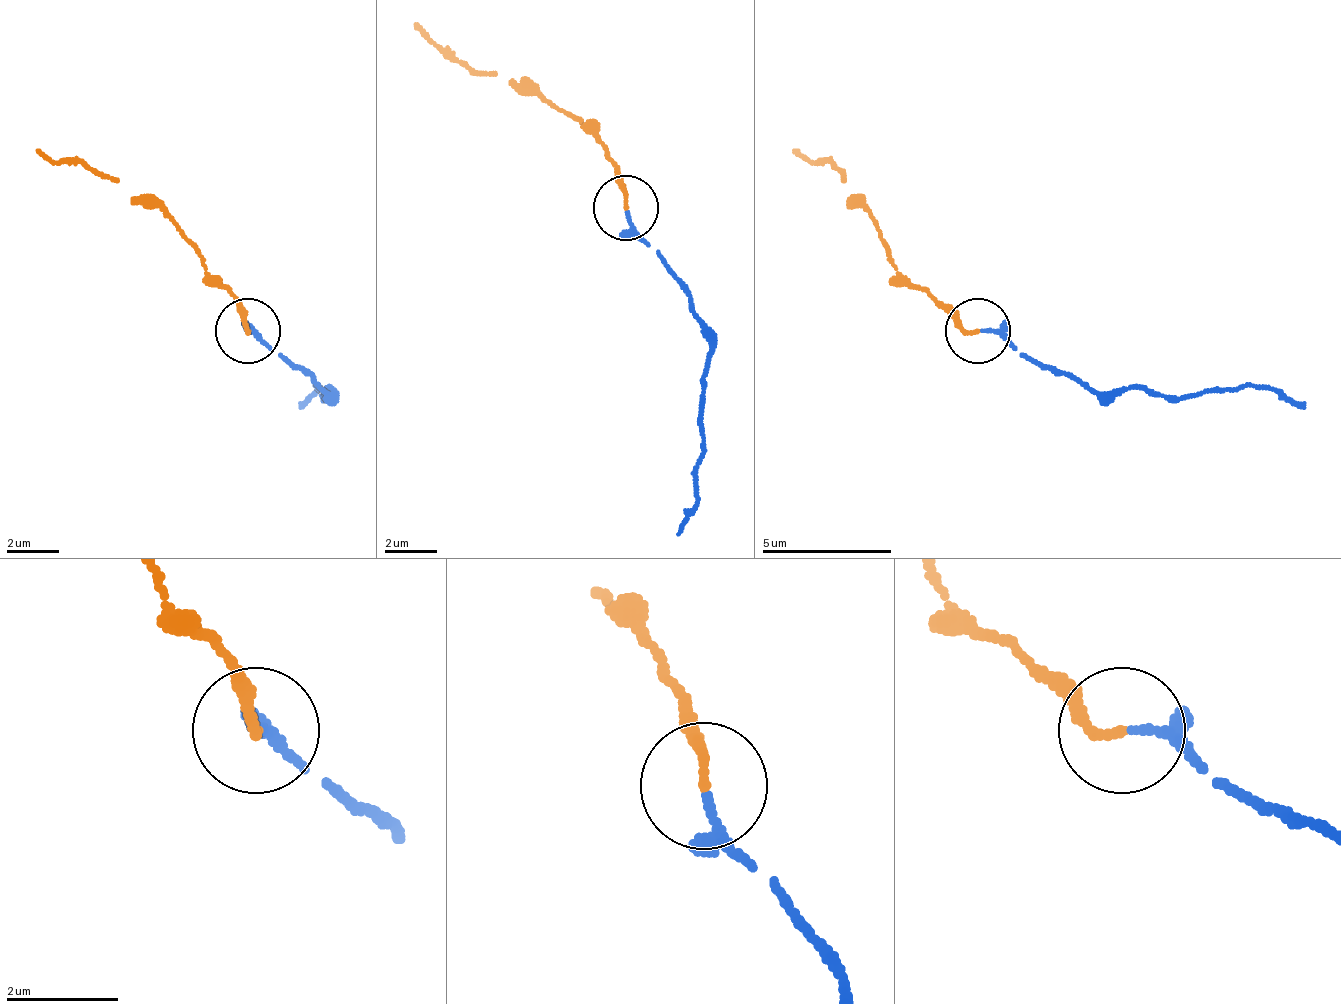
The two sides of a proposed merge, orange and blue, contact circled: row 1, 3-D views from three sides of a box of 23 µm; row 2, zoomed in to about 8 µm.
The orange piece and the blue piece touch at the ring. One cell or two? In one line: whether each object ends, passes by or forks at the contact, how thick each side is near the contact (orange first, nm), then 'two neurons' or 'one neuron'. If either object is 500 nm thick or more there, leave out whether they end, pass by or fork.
orange ends; blue passes by; calibres 170 and 120 nm; one neuron

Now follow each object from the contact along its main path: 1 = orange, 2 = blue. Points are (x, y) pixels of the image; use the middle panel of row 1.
1: (627, 206), (621, 167), (582, 121), (510, 76), (478, 76), (413, 24)
2: (627, 212), (705, 329), (698, 504), (679, 536)

